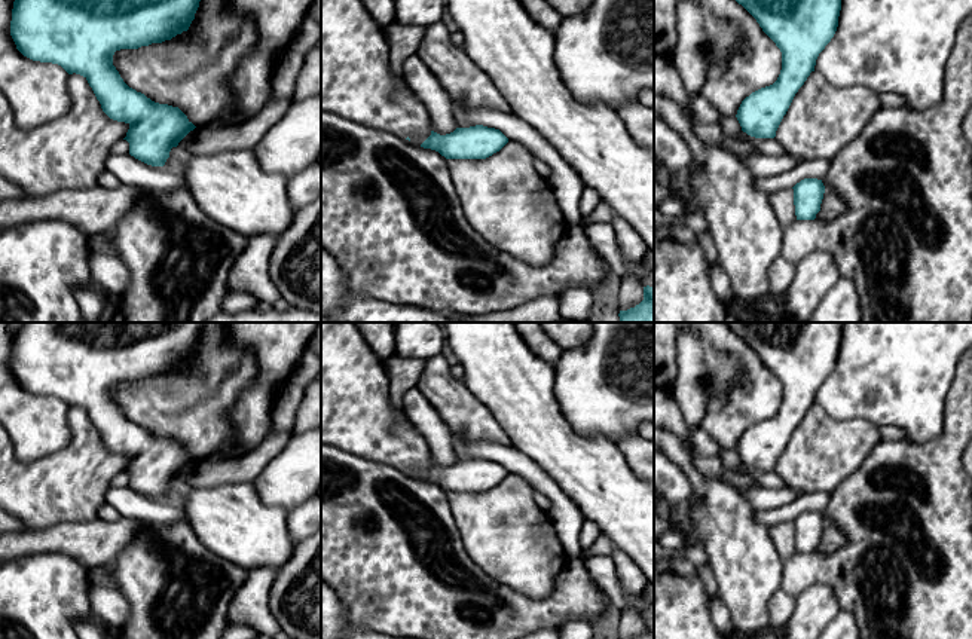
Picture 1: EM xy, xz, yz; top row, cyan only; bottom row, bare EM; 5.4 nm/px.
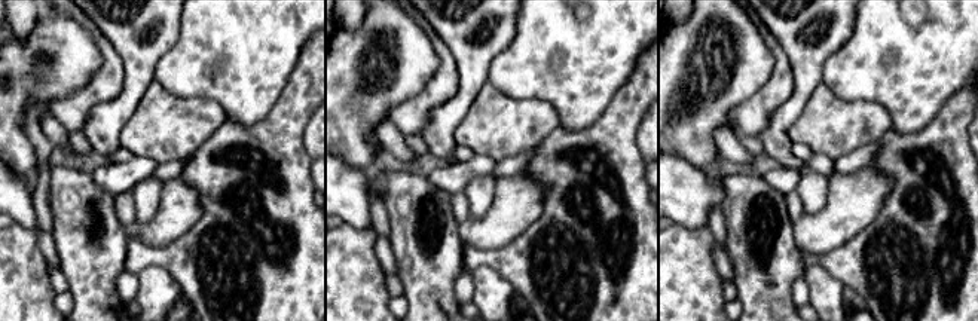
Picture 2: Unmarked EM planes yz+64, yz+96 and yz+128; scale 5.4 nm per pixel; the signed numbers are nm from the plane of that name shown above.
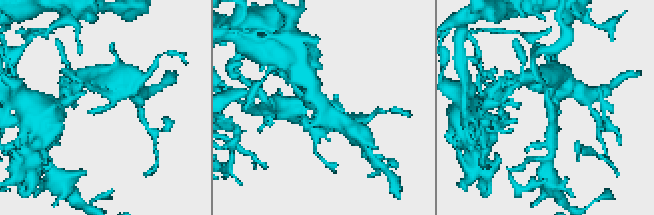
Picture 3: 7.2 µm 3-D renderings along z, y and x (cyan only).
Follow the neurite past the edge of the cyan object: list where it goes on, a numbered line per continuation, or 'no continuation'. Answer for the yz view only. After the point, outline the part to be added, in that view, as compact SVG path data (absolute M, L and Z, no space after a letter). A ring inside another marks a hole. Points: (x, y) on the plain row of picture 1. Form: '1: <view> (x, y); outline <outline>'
no continuation

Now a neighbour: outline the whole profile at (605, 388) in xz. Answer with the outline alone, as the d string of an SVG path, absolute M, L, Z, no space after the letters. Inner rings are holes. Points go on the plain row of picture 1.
M592 322L593 336L581 346L563 349L554 364L554 397L572 429L586 438L605 437L618 444L644 422L654 424L654 324Z

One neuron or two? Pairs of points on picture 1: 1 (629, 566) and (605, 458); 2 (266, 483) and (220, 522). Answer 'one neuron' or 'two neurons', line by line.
1: two neurons
2: two neurons

